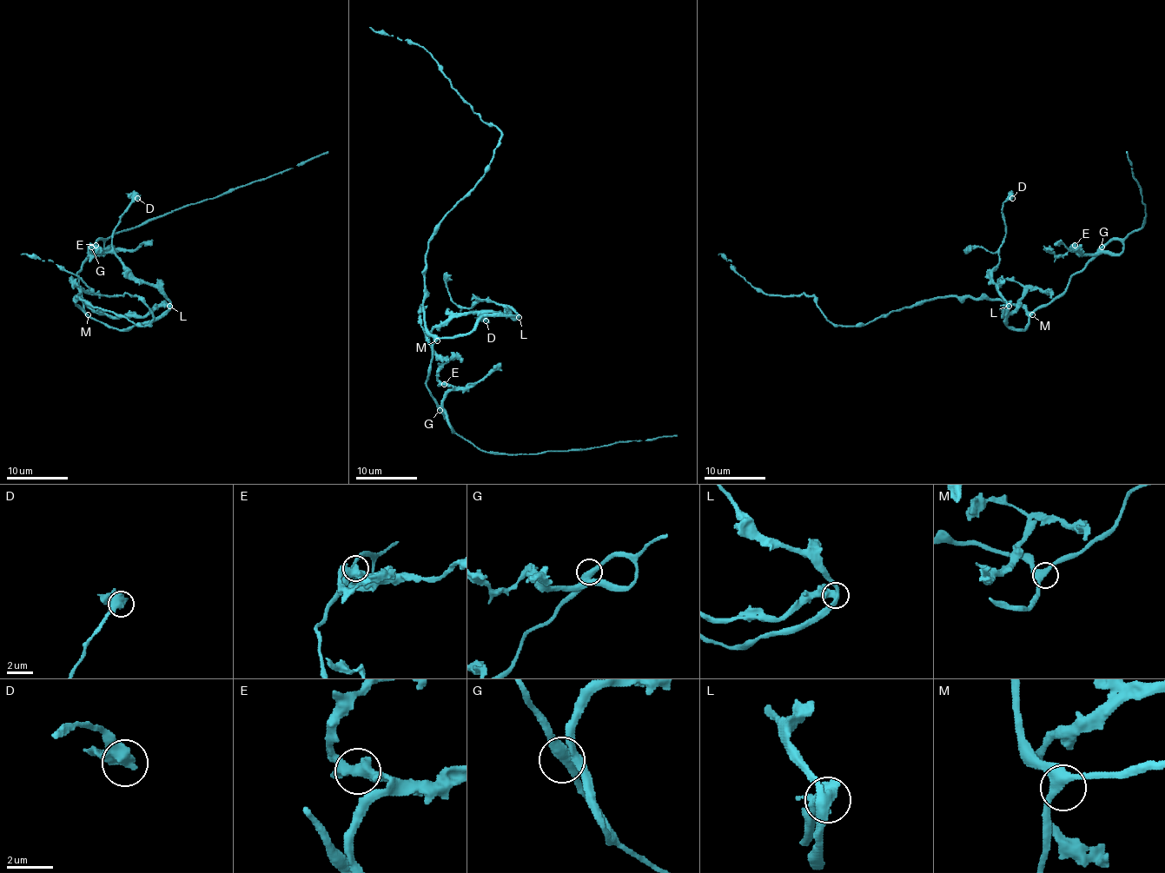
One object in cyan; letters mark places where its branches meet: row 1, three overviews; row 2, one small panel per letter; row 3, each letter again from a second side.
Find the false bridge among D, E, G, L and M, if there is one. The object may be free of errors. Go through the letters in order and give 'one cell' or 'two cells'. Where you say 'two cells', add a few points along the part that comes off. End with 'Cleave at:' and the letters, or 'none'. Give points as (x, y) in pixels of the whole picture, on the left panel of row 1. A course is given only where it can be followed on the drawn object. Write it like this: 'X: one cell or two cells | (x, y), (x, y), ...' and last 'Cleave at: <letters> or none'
D: one cell
E: one cell
G: one cell
L: one cell
M: one cell
Cleave at: none

